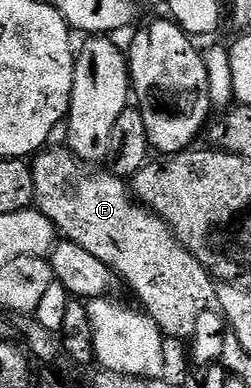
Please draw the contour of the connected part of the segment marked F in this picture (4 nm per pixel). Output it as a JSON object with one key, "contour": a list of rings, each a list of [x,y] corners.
{"contour":[[[46,148],[32,159],[31,165],[39,209],[68,241],[87,248],[91,256],[103,260],[103,264],[111,267],[124,285],[126,282],[133,289],[134,296],[142,302],[140,305],[144,313],[161,329],[166,339],[192,339],[199,316],[205,312],[220,311],[218,283],[206,272],[203,264],[187,252],[165,219],[135,201],[126,179],[116,178],[101,168],[90,168],[68,148]]]}

